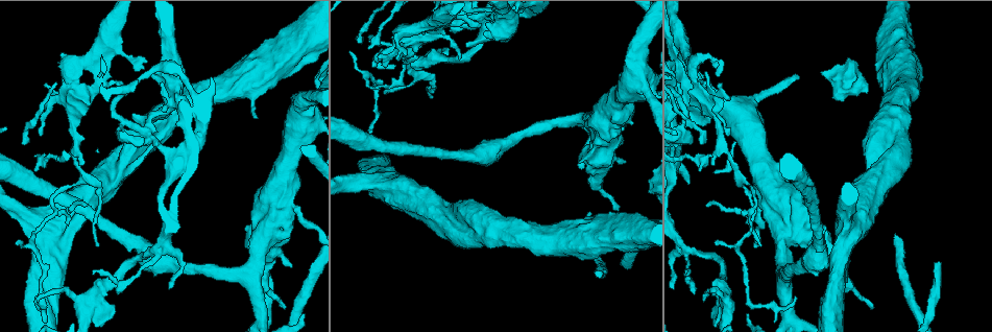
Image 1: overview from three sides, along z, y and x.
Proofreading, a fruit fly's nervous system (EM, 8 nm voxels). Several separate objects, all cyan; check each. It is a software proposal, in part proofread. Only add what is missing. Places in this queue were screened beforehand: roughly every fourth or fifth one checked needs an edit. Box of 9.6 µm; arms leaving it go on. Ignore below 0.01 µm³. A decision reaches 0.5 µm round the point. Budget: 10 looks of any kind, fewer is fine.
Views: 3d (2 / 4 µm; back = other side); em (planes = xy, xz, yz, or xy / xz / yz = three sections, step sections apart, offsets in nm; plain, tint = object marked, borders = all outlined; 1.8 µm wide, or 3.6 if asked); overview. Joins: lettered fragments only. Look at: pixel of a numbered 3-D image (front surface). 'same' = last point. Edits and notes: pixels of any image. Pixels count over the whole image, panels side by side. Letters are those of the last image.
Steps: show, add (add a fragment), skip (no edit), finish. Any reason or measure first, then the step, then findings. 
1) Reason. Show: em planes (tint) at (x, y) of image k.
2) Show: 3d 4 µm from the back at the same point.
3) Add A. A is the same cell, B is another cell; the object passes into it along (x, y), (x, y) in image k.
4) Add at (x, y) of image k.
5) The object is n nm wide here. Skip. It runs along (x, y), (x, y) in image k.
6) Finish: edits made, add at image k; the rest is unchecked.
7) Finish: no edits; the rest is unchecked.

Sharp bend. Show: em planes (plain) at (754, 123) of image 1.

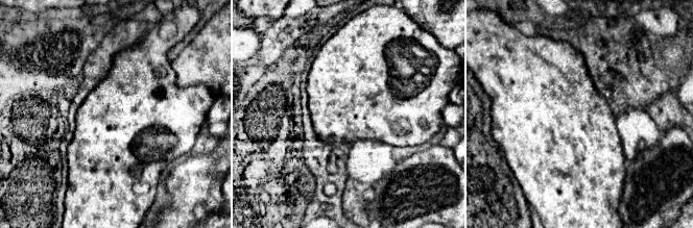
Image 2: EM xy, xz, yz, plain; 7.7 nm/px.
See the neighbours. Show: em planes (borders) at the same point.

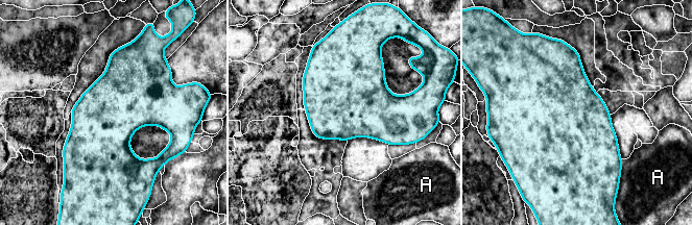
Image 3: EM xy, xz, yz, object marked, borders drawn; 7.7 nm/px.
Skip. A is another cell; a border runs along (621, 159), (622, 168) in image 3; none of them fits.

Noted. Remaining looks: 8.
An open end. Show: 3d 4 µm at (595, 275) of image 1.

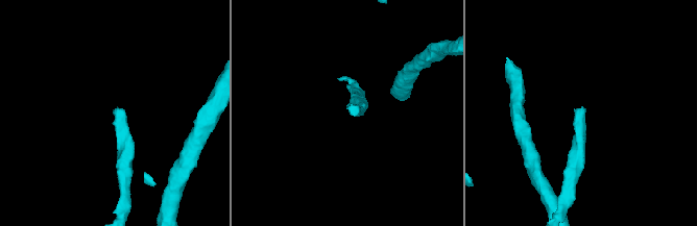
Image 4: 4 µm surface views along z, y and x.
Now the EM. Show: em planes (borders) at (581, 106) of image 4.

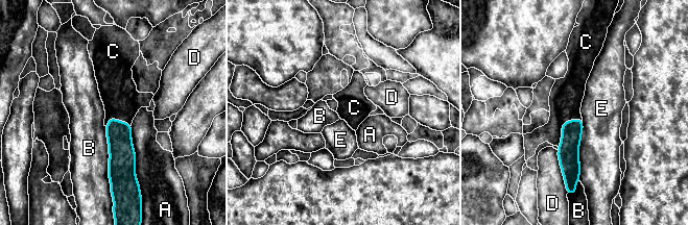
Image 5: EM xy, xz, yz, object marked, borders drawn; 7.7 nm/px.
Add C. C is the same cell, A, B, D and E are other cells; the object passes into it along (568, 152), (562, 127), (566, 96) in image 5; it goes on there.

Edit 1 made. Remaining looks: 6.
Sudden change in width. Show: em planes (borders) at (478, 20) of image 1.

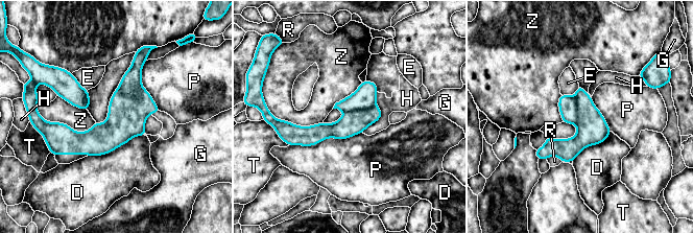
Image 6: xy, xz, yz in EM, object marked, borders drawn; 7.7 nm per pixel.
Skip. D, E, G, H, P, R, T and Z are other cells; a border runs along (362, 132), (289, 145) in image 6; no lettered fragment goes on from it.

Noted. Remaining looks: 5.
Tapers out. Show: em xz step 4 (borders) at (23, 142) of image 1.

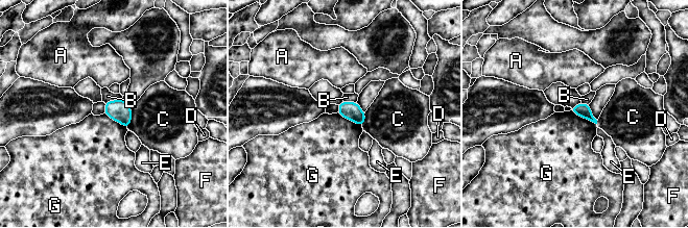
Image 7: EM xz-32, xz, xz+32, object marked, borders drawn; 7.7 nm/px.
Show: em planes (borders) at the same point.

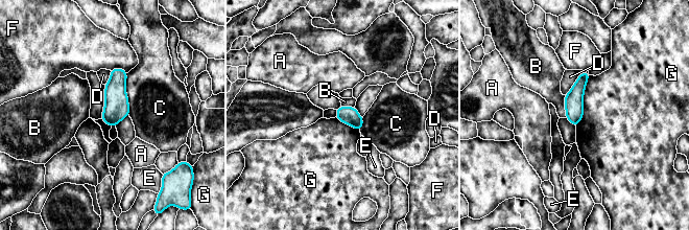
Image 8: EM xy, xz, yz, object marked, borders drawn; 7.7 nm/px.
Skip. A, B, C, D, E, F and G are other cells; a border runs along (590, 75), (584, 116), (575, 125) in image 8; no lettered fragment goes on from it.

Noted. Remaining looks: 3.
Finish: edits made, add at image 5; the rest is unchecked.

